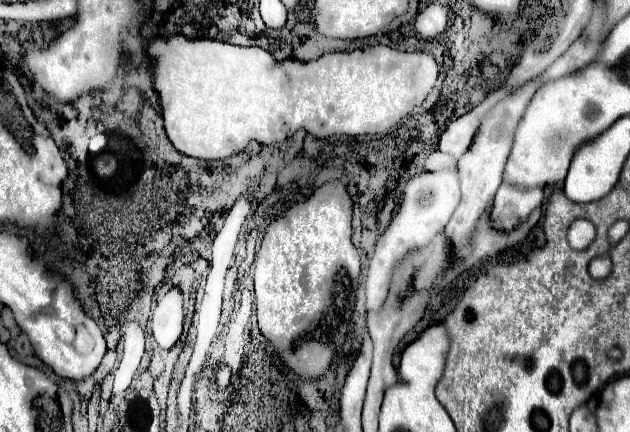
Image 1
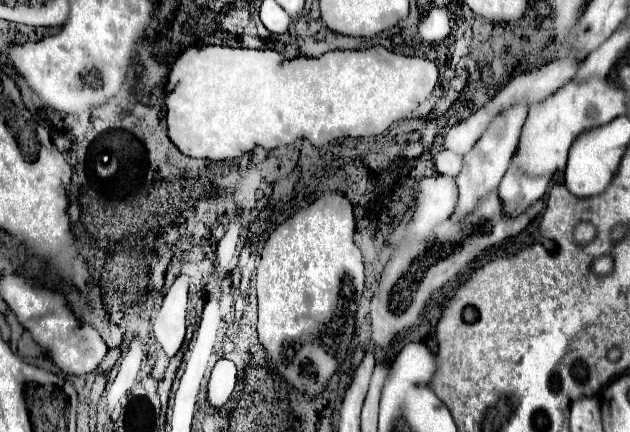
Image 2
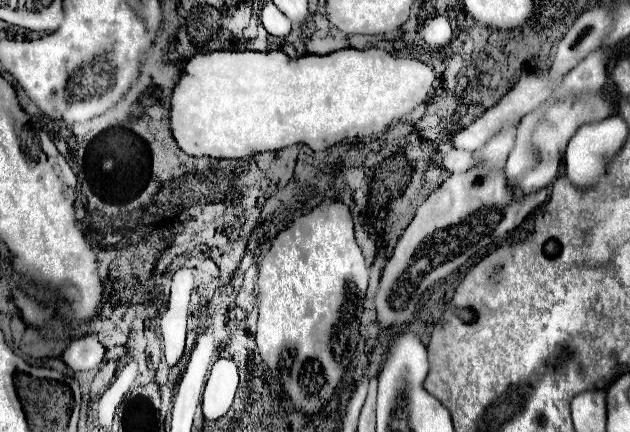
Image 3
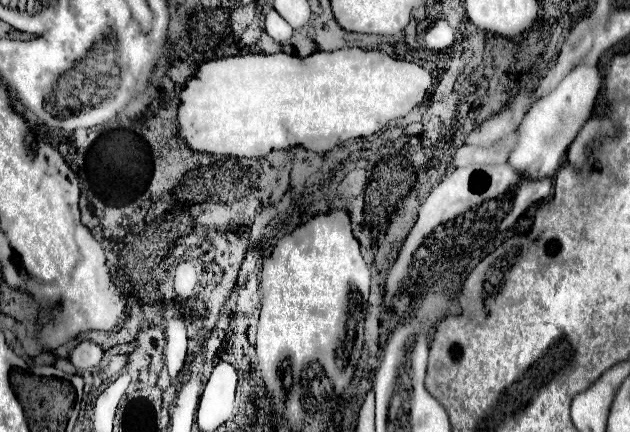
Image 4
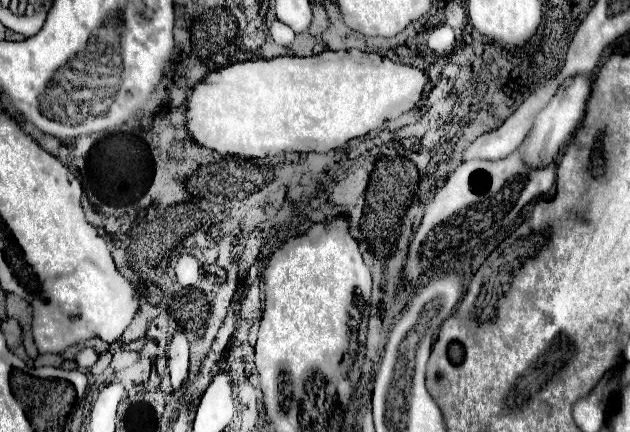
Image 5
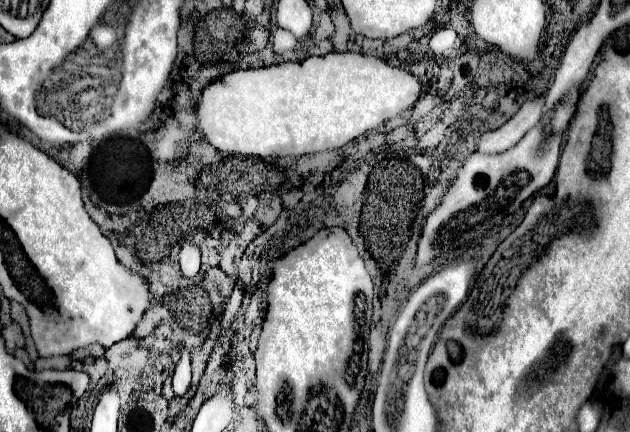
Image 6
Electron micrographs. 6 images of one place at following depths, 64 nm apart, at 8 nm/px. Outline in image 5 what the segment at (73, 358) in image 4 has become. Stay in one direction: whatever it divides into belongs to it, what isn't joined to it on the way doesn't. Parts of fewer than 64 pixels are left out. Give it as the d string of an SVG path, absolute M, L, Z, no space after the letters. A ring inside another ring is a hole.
M86 348L82 350L78 356L76 356L76 362L80 368L88 368L88 366L94 366L98 360L98 352L92 350L92 348Z

